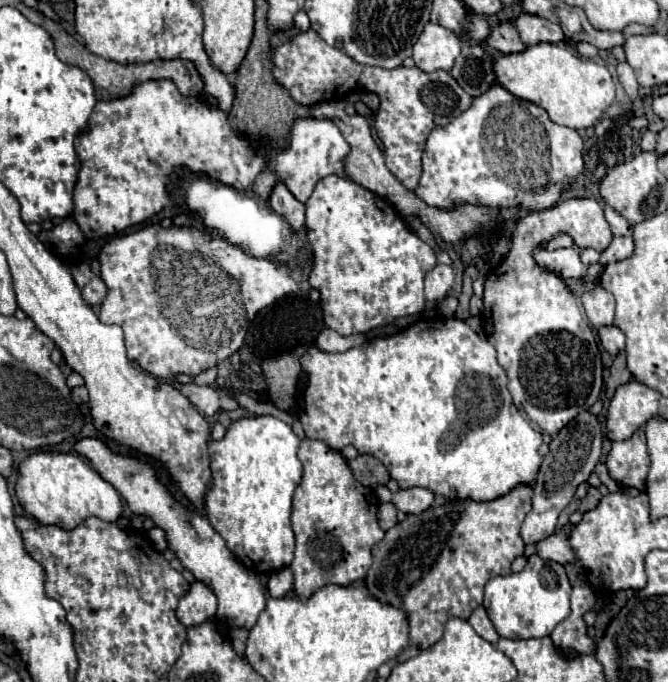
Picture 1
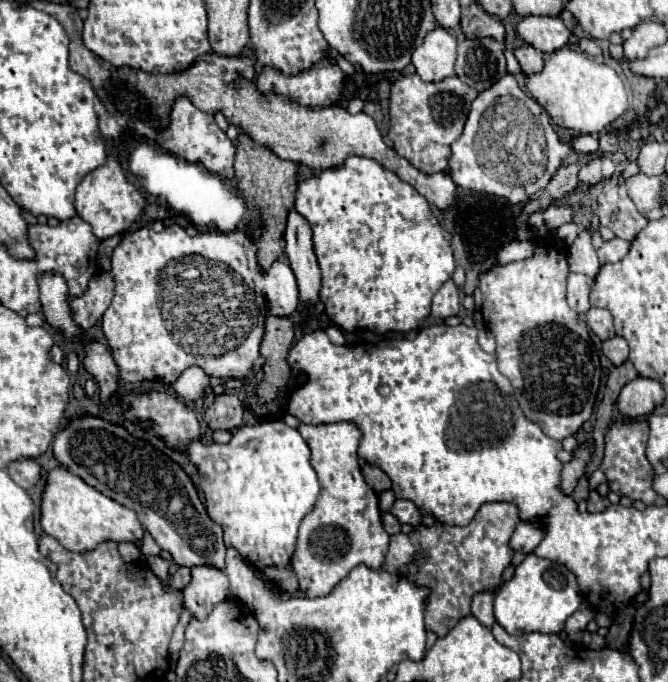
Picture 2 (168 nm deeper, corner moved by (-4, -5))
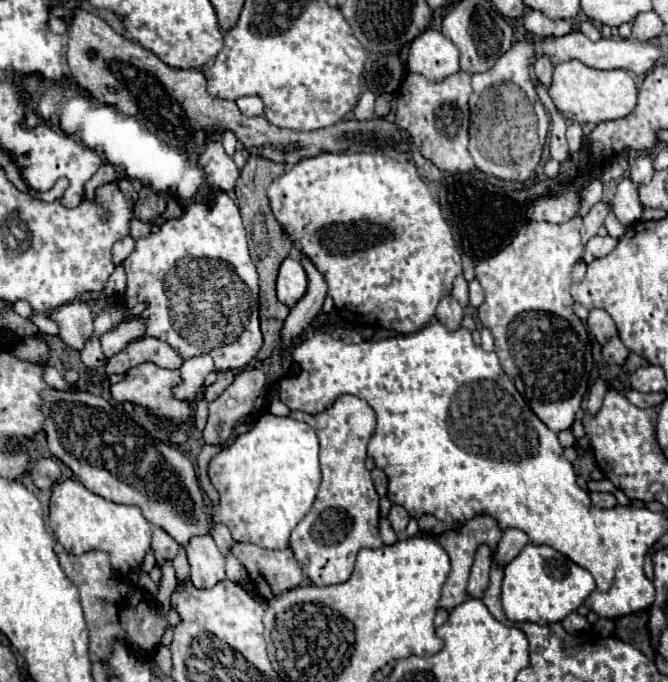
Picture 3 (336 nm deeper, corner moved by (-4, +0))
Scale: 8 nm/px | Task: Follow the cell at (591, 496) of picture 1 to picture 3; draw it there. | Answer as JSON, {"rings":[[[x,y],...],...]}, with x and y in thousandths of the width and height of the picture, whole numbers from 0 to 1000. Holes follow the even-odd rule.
{"rings":[[[885,723],[885,738],[900,746],[915,746],[924,740],[924,732],[918,723]]]}

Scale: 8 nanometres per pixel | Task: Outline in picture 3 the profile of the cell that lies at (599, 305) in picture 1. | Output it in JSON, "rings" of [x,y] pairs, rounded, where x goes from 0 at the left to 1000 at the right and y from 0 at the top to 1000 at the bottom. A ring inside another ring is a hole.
{"rings":[[[885,453],[879,479],[882,479],[885,491],[897,500],[897,506],[906,506],[921,491],[921,474],[918,474],[915,462],[903,453]]]}

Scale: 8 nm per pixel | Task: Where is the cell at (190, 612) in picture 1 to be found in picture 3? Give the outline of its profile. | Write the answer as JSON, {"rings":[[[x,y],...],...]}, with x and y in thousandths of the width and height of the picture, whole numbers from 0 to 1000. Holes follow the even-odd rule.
{"rings":[[[316,784],[289,787],[280,796],[280,817],[286,828],[286,852],[292,861],[319,861],[331,849],[337,849],[337,817],[322,802]]]}

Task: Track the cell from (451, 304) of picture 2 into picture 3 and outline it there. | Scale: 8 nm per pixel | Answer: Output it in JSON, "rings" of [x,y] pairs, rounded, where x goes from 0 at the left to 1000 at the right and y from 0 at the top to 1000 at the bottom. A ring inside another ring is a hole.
{"rings":[[[663,435],[651,465],[672,482],[672,485],[684,485],[690,479],[693,471],[693,453],[687,450],[687,444],[678,435]]]}

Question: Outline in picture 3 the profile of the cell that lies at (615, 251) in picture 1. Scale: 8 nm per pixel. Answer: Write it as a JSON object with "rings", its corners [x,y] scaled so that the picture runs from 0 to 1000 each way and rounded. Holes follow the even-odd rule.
{"rings":[[[894,345],[894,348],[885,348],[885,350],[876,356],[876,374],[873,374],[876,386],[912,374],[912,371],[921,365],[921,359],[924,359],[924,350],[912,348],[912,345],[909,345],[909,348],[897,348],[897,345]]]}

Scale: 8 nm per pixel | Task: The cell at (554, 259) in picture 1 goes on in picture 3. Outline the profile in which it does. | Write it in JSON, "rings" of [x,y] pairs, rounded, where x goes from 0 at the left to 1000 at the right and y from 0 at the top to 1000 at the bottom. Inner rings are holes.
{"rings":[[[900,295],[900,298],[894,298],[894,301],[882,309],[879,318],[873,318],[873,333],[870,333],[870,348],[873,348],[873,353],[879,353],[879,350],[885,350],[888,345],[894,345],[897,333],[903,330],[903,324],[906,324],[906,318],[909,318],[912,309],[915,309],[915,301]]]}

